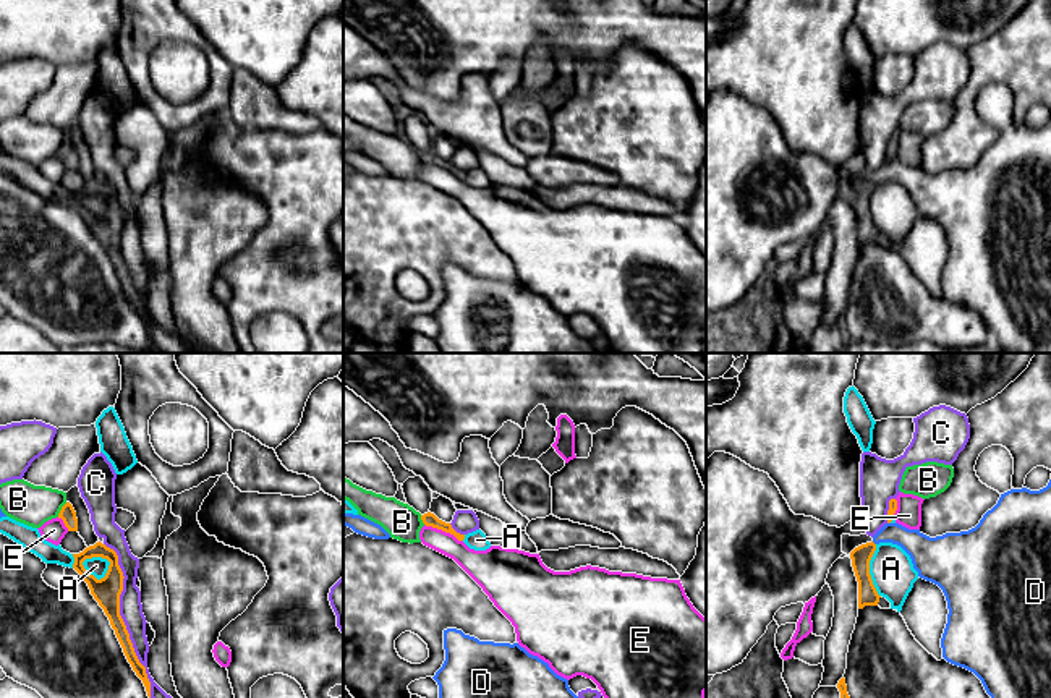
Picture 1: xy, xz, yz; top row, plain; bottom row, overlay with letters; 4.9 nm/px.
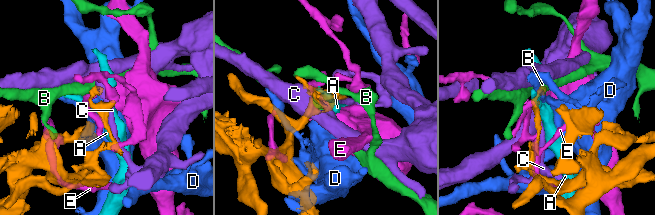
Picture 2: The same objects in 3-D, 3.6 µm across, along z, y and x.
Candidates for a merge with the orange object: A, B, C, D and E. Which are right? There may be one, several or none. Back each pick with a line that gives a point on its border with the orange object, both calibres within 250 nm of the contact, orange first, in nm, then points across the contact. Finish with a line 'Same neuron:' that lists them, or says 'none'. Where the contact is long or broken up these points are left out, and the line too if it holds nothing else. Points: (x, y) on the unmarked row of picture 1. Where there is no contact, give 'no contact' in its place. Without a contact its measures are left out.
Same neuron: none

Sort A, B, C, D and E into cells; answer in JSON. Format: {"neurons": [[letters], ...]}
{"neurons": [["A"], ["B"], ["C"], ["D"], ["E"]]}

